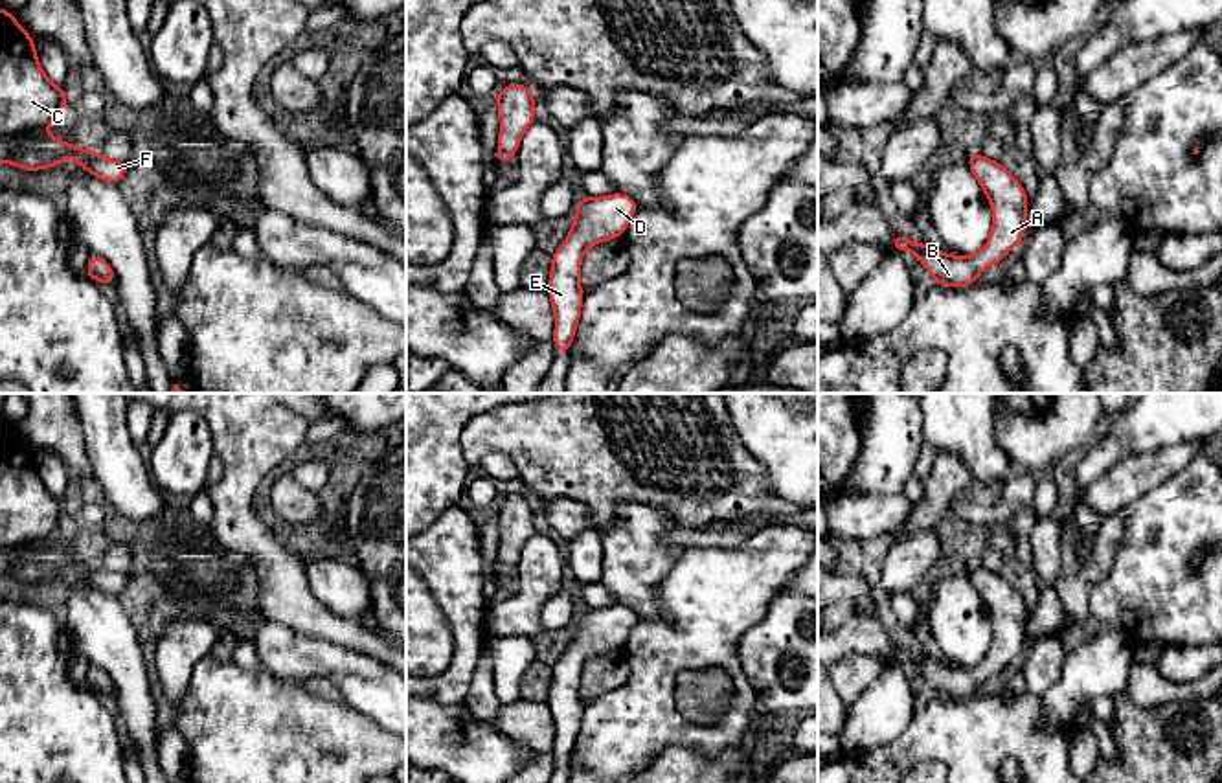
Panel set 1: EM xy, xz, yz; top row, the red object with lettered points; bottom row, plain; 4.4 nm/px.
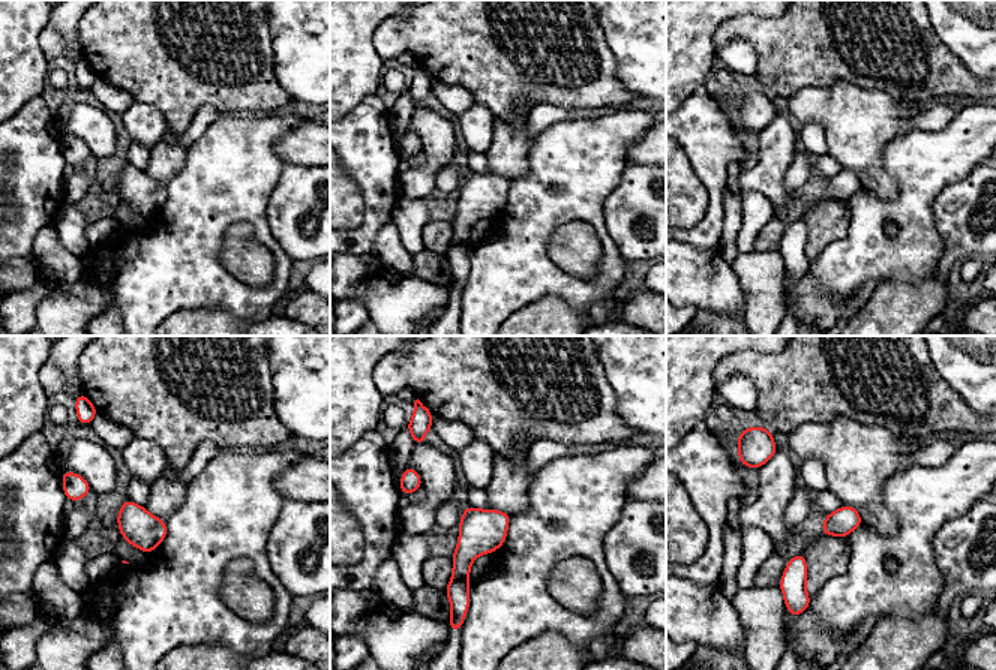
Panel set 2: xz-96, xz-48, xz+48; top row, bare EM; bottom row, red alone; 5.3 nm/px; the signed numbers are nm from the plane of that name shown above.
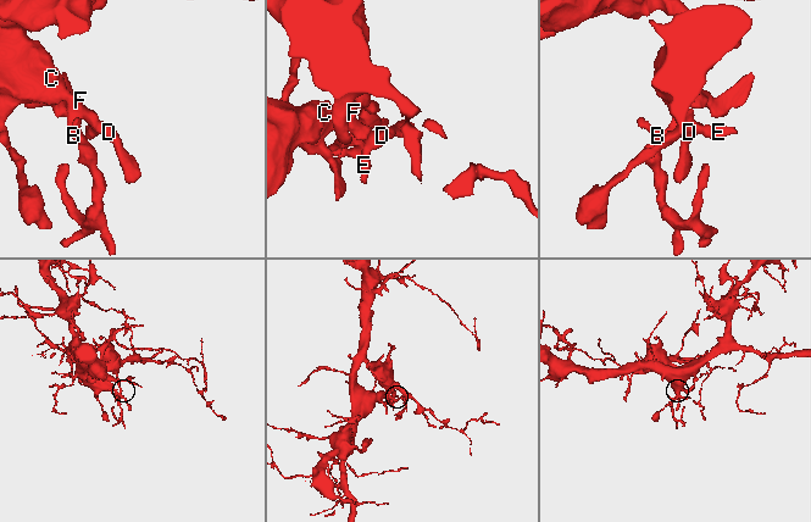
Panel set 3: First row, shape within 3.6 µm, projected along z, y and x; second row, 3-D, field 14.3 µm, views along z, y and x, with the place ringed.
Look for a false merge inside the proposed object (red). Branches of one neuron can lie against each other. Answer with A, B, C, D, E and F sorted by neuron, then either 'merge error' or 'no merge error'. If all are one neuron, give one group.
A B C D E F; no merge error

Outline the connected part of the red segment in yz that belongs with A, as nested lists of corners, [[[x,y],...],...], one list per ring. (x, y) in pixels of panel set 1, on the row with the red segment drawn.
[[[974,151],[967,154],[967,162],[992,206],[992,232],[983,250],[976,255],[948,255],[937,246],[917,244],[900,233],[891,237],[893,250],[911,250],[935,283],[954,289],[976,283],[987,267],[1000,265],[1022,243],[1029,206],[1022,184],[1000,162]]]

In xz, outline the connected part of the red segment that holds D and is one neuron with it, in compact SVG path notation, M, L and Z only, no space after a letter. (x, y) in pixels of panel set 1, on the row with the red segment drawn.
M625 193L608 197L581 197L573 226L551 254L548 296L555 312L553 349L570 355L575 329L581 318L581 259L595 243L621 237L632 213L641 204Z

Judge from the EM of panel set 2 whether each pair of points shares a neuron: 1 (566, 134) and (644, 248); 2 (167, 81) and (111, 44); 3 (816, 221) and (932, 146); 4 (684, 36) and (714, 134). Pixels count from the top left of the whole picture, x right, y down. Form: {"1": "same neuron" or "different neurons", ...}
{"1": "different neurons", "2": "same neuron", "3": "different neurons", "4": "different neurons"}

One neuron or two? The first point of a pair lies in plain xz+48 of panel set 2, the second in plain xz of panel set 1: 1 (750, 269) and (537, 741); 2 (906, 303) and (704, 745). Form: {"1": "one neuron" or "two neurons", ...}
{"1": "one neuron", "2": "two neurons"}

